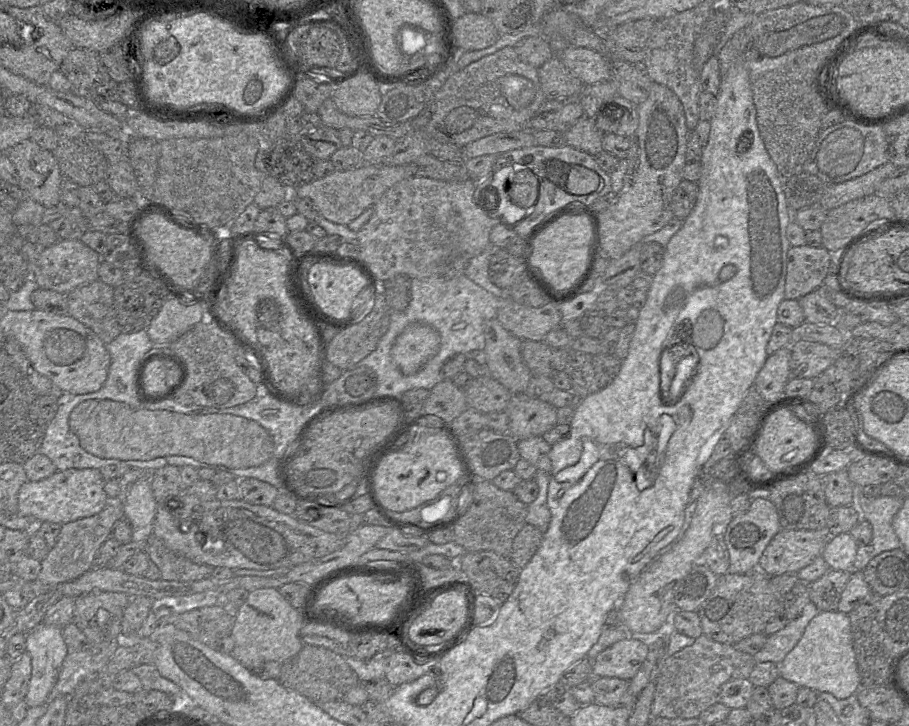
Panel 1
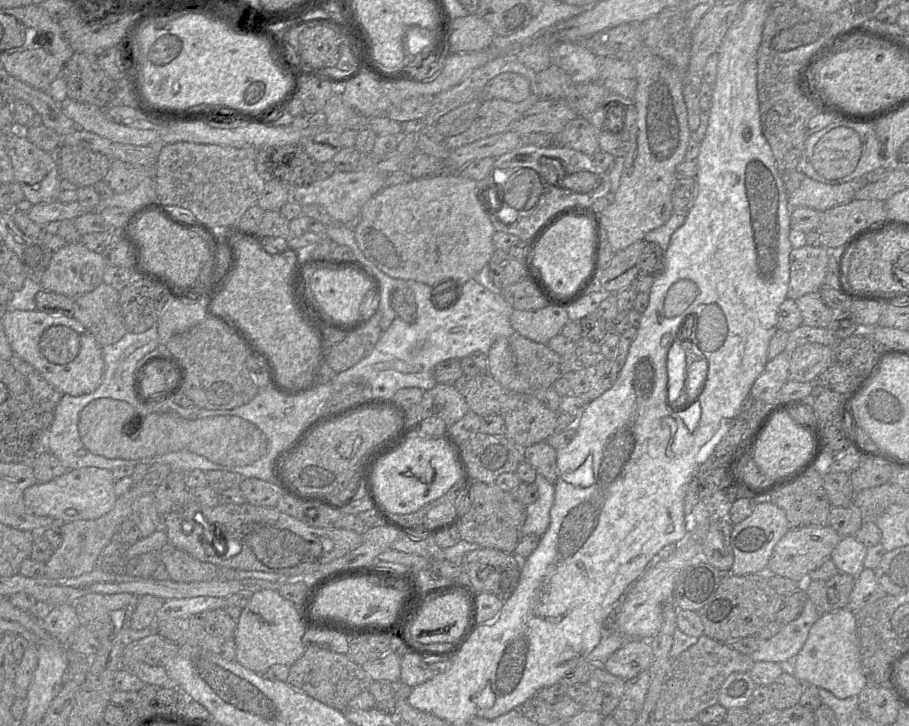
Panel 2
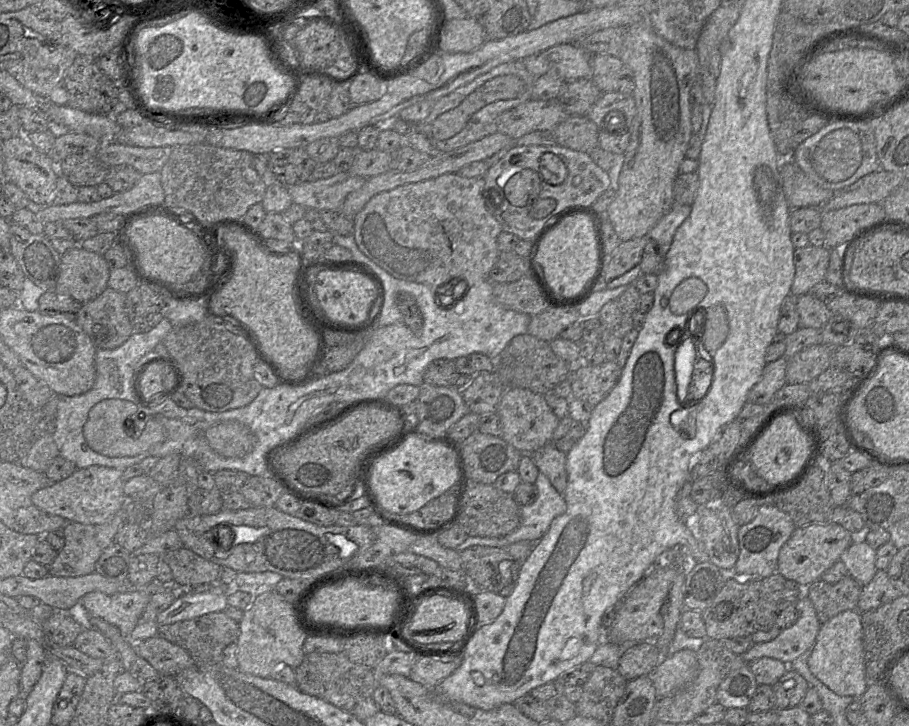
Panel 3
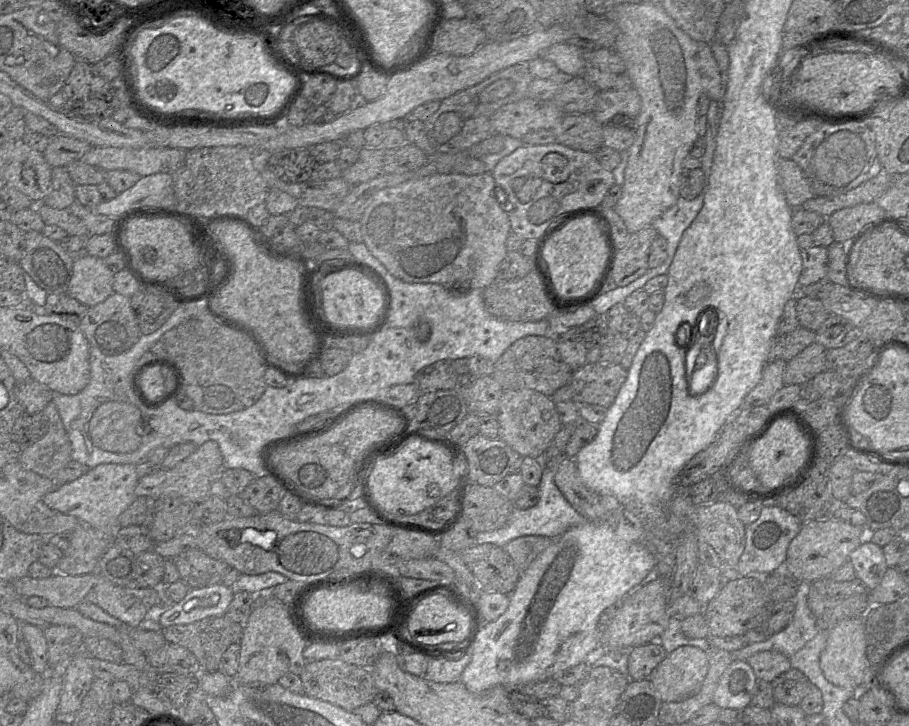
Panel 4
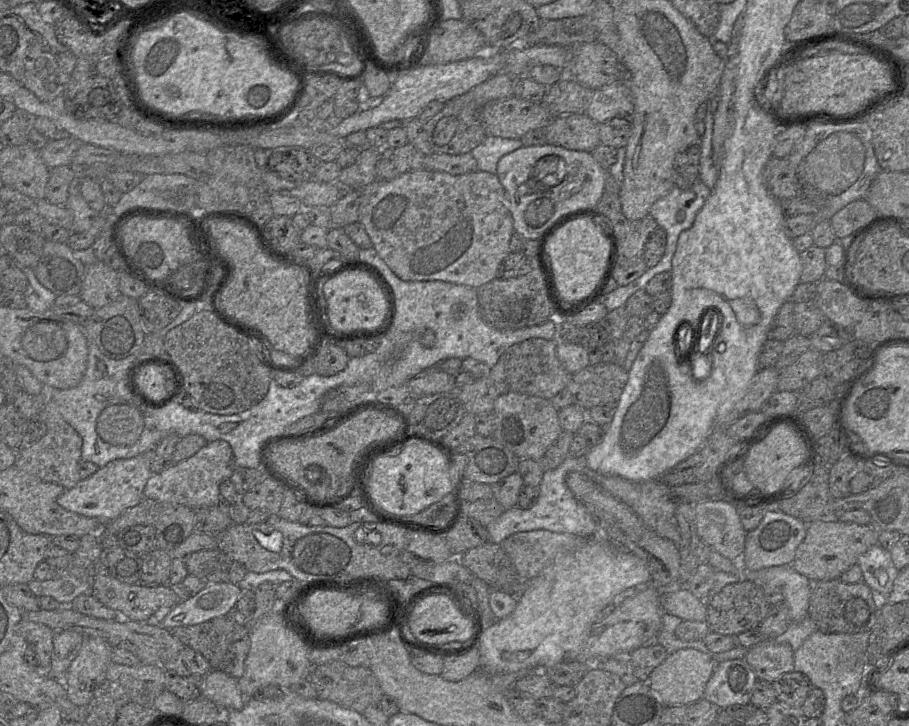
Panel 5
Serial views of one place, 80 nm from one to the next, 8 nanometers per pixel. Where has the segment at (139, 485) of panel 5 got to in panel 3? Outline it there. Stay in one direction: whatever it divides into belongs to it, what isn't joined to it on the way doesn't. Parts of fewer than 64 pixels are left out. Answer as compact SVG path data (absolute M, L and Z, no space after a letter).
M100 465L77 469L69 477L37 490L32 503L41 511L64 518L67 522L97 525L113 517L128 501L124 494L123 470Z

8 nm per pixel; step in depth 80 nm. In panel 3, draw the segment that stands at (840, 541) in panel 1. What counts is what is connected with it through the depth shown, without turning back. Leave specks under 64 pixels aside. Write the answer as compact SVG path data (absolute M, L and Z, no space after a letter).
M858 537L842 553L840 561L845 564L848 575L862 586L870 583L877 573L876 550Z

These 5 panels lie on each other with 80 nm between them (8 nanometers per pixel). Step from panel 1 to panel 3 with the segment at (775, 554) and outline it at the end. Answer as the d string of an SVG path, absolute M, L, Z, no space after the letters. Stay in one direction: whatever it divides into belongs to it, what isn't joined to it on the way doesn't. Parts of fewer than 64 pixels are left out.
M832 521L798 527L779 552L777 572L806 588L821 579L824 572L840 560L842 553L855 539L856 535Z

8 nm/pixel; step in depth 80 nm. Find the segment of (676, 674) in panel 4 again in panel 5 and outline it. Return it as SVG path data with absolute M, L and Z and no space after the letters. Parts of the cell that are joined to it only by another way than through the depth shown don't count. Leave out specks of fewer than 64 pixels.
M693 648L675 651L653 669L648 684L658 695L664 706L689 705L703 698L706 684L712 676L716 663L711 653Z

